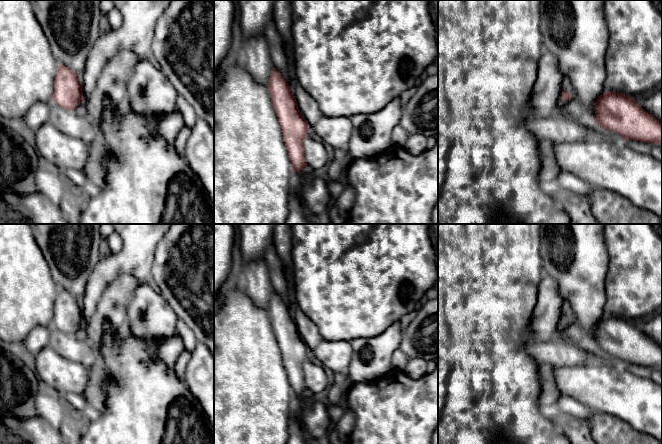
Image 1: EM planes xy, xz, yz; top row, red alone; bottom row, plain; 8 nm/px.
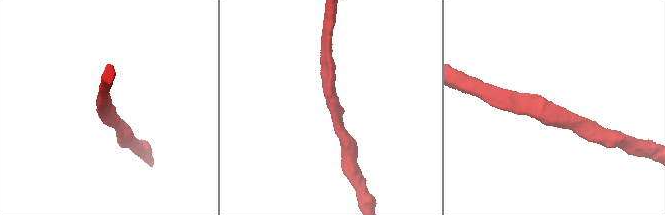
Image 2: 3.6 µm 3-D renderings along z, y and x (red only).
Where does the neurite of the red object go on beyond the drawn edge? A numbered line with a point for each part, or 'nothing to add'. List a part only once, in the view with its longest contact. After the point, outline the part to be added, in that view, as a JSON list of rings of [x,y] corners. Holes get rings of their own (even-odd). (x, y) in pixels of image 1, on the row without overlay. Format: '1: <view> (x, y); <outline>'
nothing to add

